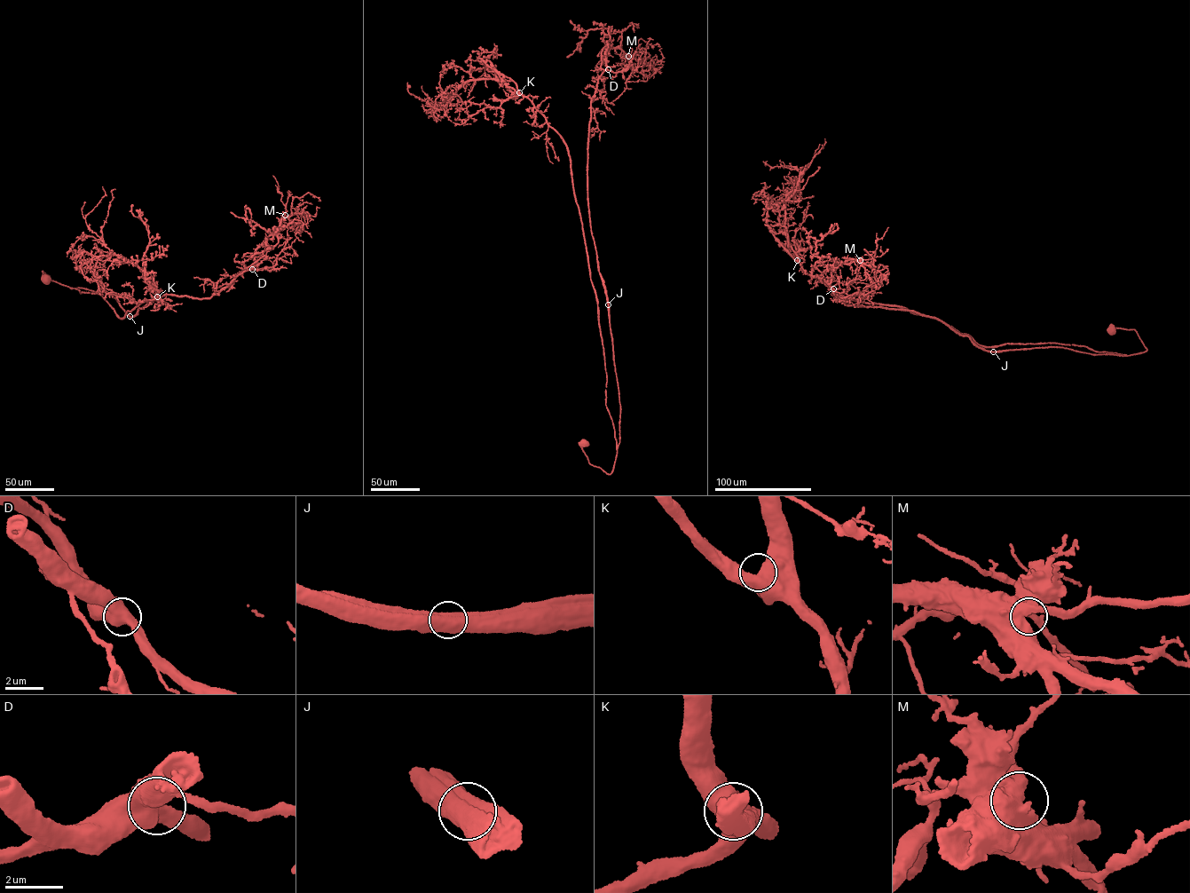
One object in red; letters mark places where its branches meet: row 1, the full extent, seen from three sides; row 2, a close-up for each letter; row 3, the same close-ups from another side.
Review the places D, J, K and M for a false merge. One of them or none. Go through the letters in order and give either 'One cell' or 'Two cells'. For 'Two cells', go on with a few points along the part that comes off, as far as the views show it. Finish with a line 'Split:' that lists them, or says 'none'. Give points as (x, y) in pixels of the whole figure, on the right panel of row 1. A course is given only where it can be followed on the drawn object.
D: One cell
J: Two cells. Course of the part to remove: (993, 351), (980, 348), (968, 336), (958, 333)
K: One cell
M: One cell
Split: J

